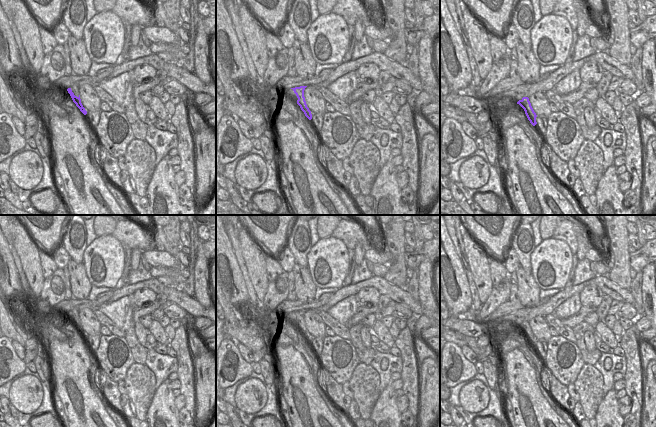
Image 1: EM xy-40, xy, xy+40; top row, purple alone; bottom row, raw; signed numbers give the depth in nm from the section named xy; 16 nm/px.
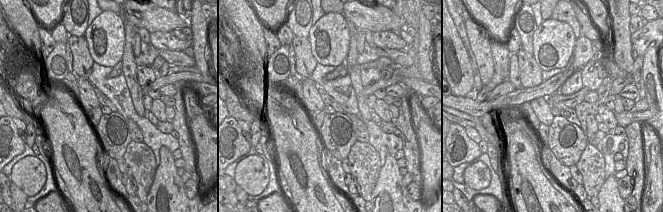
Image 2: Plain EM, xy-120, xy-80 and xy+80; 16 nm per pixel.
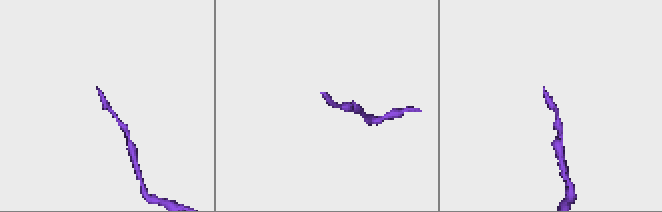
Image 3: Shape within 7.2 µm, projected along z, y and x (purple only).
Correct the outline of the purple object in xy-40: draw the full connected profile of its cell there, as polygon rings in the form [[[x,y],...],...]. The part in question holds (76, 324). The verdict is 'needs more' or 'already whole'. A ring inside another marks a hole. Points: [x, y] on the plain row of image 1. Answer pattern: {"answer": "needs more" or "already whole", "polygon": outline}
{"answer": "needs more", "polygon": [[[72,309],[70,312],[67,313],[67,315],[70,318],[73,326],[76,328],[76,330],[80,333],[80,335],[84,339],[86,339],[87,338],[87,335],[85,334],[85,332],[83,331],[83,329],[81,327],[78,309]]]}

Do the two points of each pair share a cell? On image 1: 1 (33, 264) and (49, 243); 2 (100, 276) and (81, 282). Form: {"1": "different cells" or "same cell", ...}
{"1": "different cells", "2": "different cells"}

